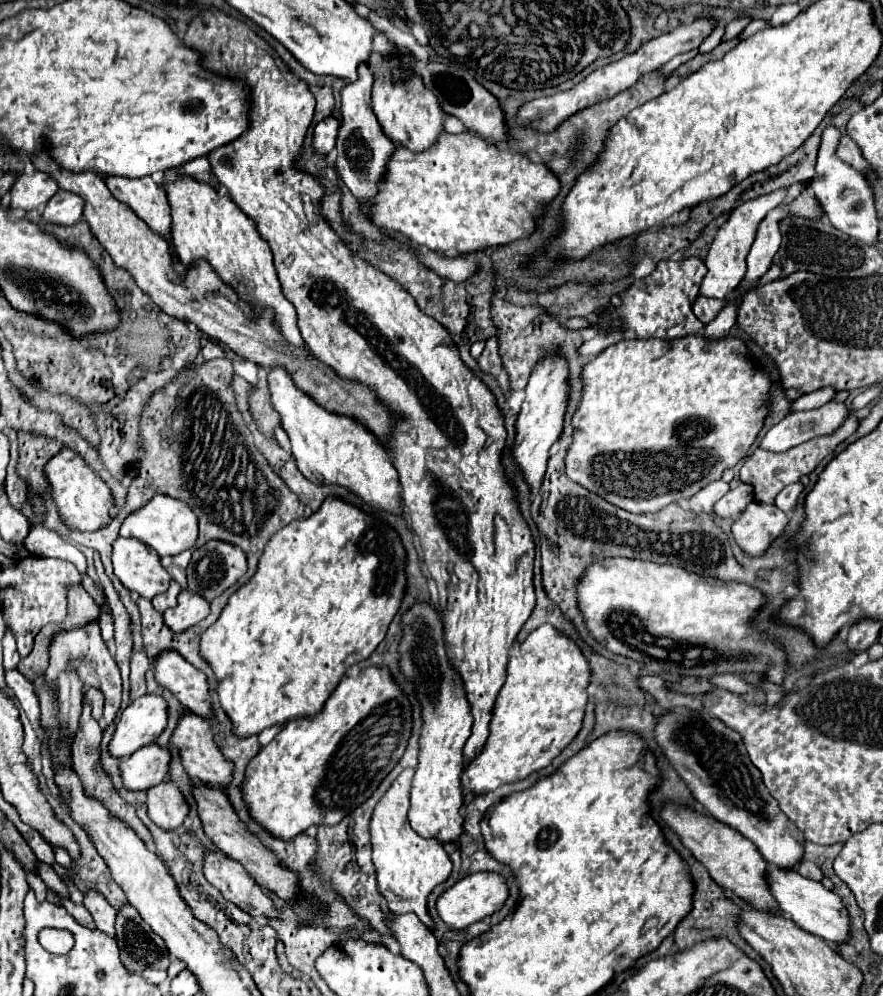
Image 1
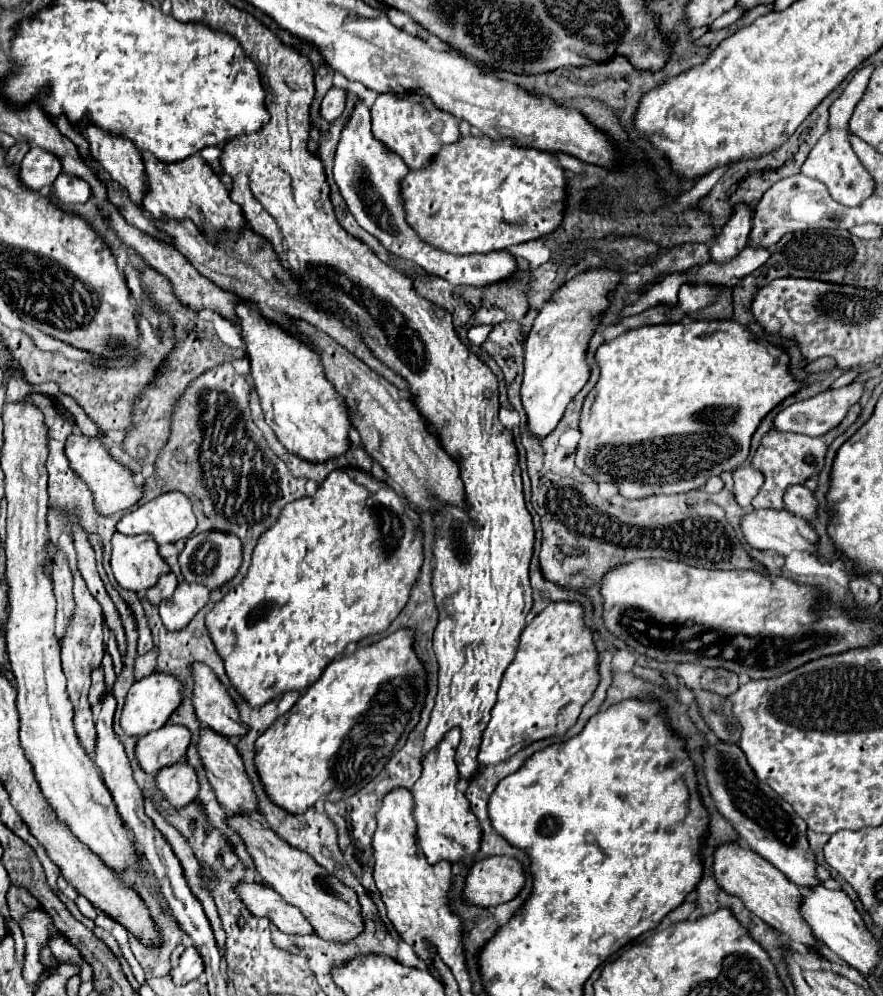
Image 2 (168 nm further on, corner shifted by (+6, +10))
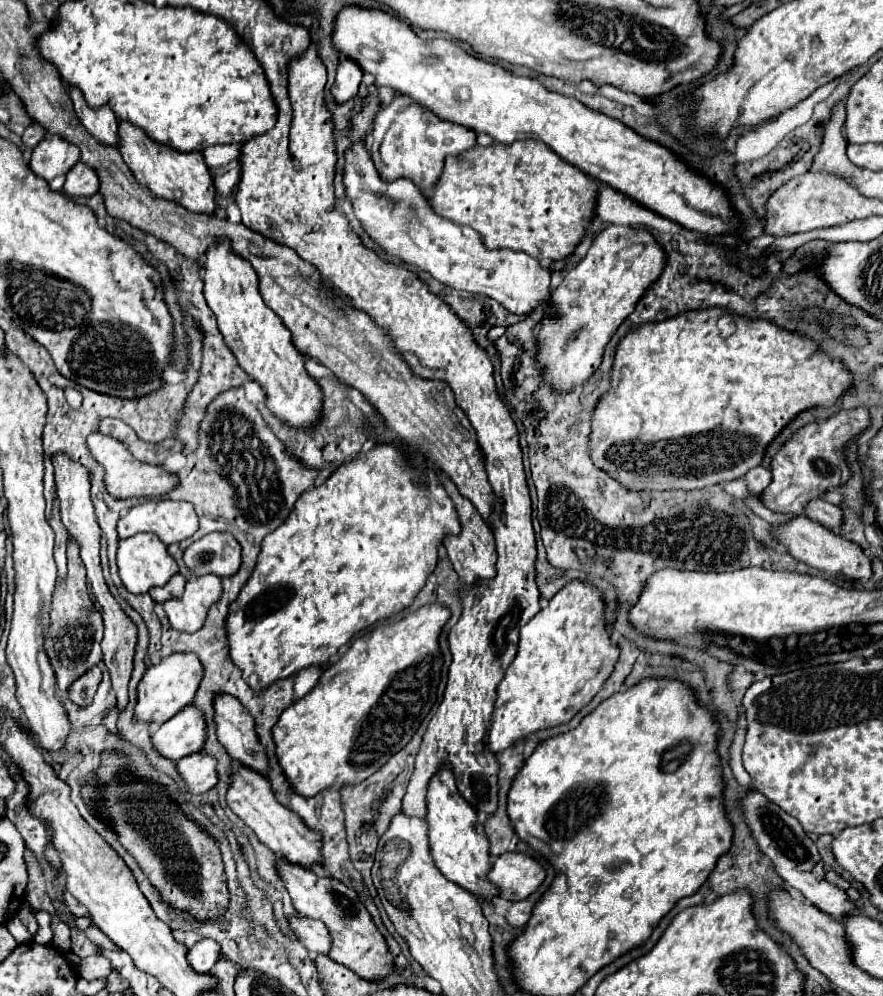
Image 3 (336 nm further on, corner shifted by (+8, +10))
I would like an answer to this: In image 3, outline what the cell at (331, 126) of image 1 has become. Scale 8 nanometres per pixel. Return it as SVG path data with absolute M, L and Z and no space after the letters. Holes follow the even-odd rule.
M342 58L338 64L338 74L336 74L336 82L330 88L334 100L338 104L344 104L346 100L352 100L358 92L362 80L362 70L358 68L358 64L350 58Z

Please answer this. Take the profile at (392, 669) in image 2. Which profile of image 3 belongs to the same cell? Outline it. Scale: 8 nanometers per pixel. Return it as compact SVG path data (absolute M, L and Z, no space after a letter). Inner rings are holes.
M426 604L396 624L366 632L350 644L338 662L322 672L318 684L304 698L296 700L282 712L272 728L272 740L276 744L278 764L296 794L312 798L326 788L360 784L406 746L406 742L414 736L420 722L436 702L442 668L438 634L448 618L450 610L446 606Z

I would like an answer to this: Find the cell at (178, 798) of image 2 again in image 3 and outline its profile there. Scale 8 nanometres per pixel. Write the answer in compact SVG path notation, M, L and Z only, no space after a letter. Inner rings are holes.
M190 754L176 762L176 770L180 778L186 782L186 790L190 794L202 794L216 786L216 760L208 754Z

